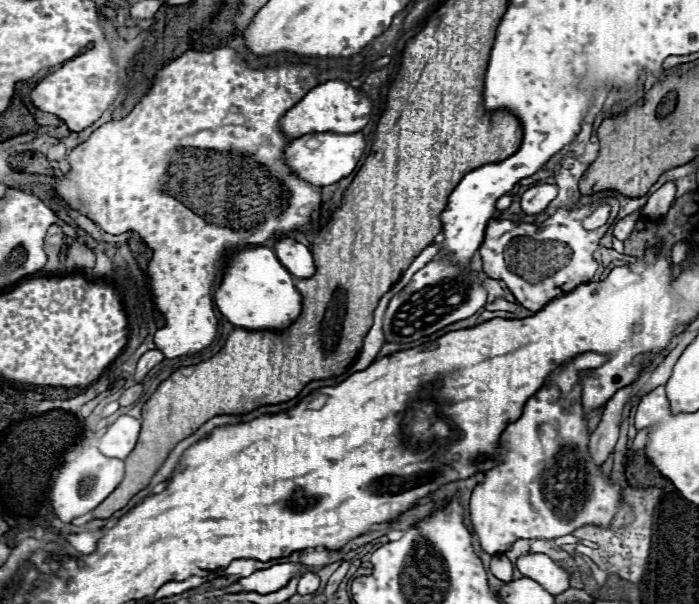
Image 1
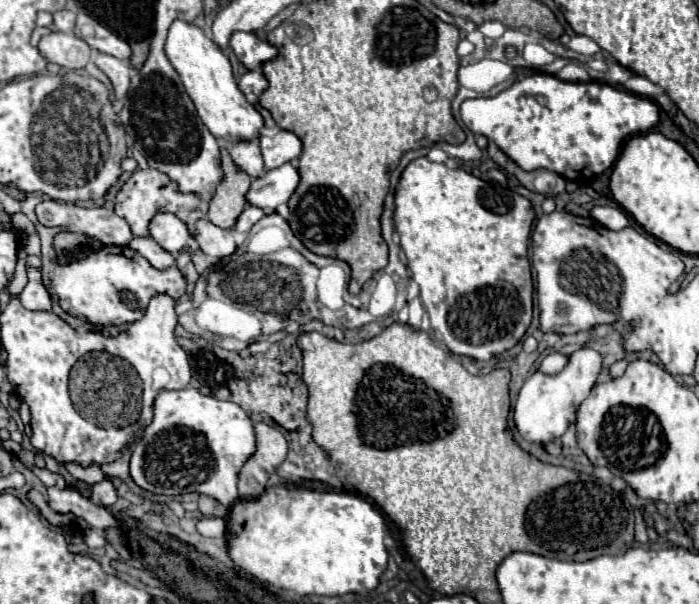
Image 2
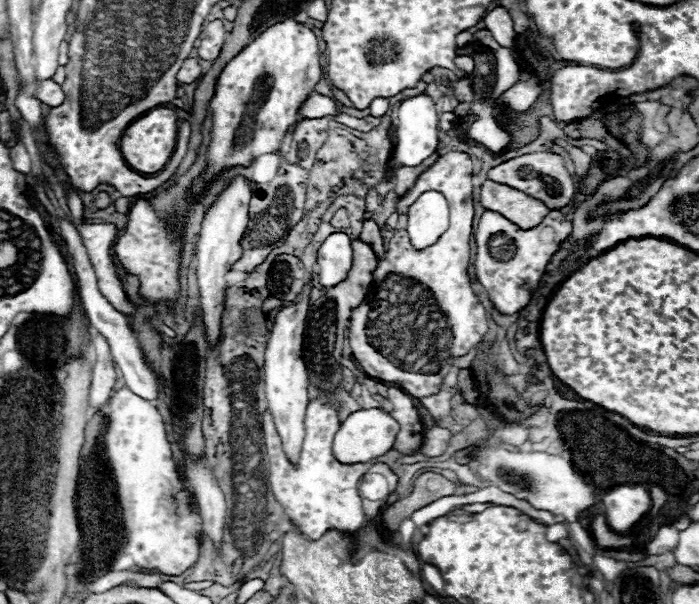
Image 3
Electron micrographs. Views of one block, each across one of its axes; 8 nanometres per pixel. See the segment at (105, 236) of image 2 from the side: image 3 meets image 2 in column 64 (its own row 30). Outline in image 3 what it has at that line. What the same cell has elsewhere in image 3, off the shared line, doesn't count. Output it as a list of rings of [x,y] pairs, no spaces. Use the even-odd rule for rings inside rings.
[[[220,20],[210,22],[202,30],[202,40],[200,40],[200,46],[198,46],[198,56],[202,60],[216,60],[220,50],[222,50],[222,46],[224,46],[226,36],[228,36],[228,30],[222,26]]]

